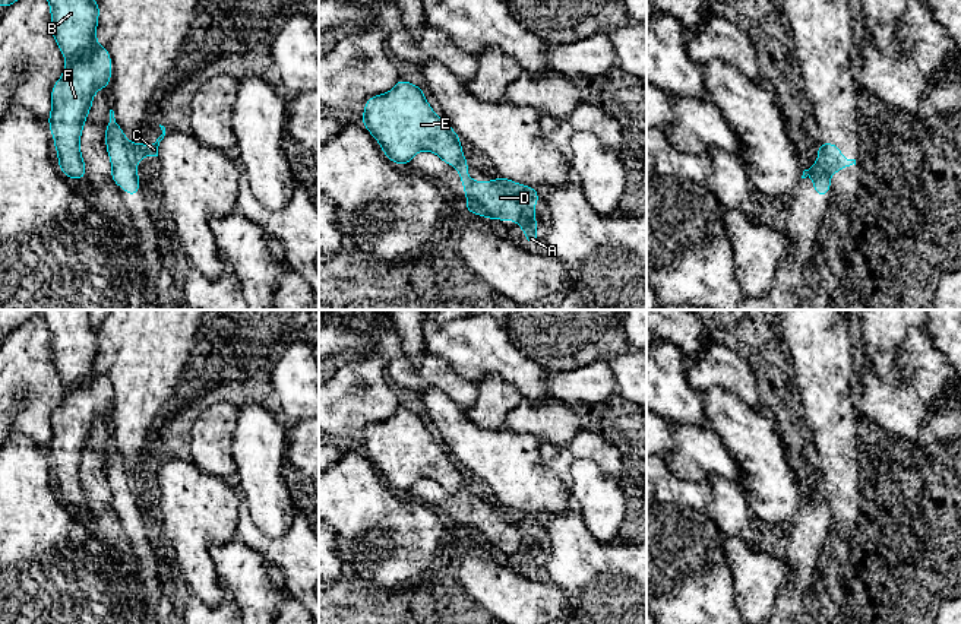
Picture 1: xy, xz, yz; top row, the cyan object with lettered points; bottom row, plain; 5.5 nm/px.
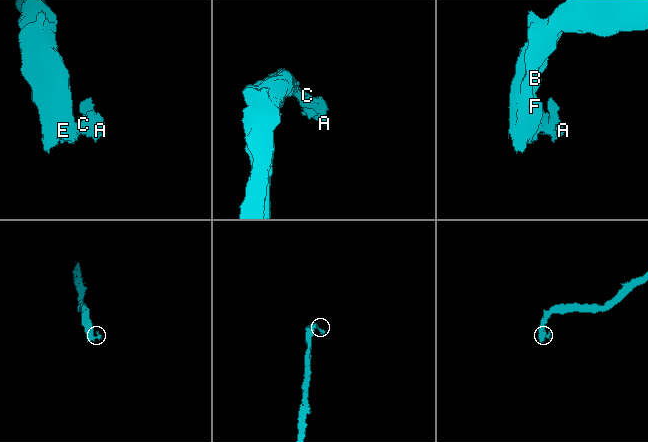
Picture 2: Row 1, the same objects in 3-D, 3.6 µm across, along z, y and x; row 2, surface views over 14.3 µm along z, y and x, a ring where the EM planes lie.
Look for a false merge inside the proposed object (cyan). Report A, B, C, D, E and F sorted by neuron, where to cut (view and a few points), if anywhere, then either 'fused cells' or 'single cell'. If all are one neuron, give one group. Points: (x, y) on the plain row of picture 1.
A C D / B E F | xy (127, 469), (129, 487), (135, 496) | fused cells

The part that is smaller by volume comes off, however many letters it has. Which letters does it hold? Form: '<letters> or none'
A, C, D

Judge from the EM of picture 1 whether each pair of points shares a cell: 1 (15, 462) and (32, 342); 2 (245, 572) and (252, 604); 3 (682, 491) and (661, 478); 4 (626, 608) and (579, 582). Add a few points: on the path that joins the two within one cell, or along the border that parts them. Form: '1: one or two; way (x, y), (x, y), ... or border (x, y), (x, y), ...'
1: two; border (15, 434), (24, 434), (46, 447)
2: one; way (250, 579), (252, 596)
3: one; way (677, 491), (666, 482)
4: one; way (615, 596), (600, 582), (591, 582)

